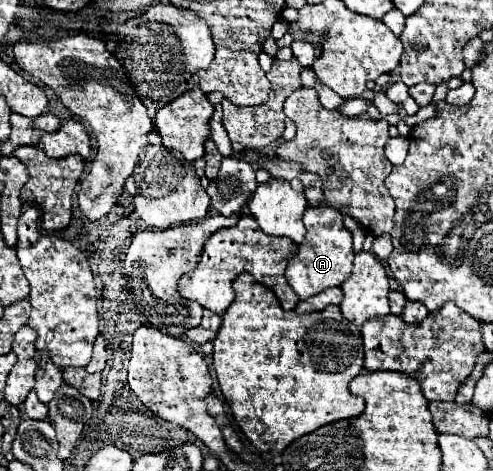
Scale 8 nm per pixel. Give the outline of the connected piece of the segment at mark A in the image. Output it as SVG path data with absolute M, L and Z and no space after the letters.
M330 206L306 208L304 212L306 240L300 244L296 256L286 266L286 280L300 300L306 300L326 288L340 286L352 274L352 234L342 224L342 214Z

